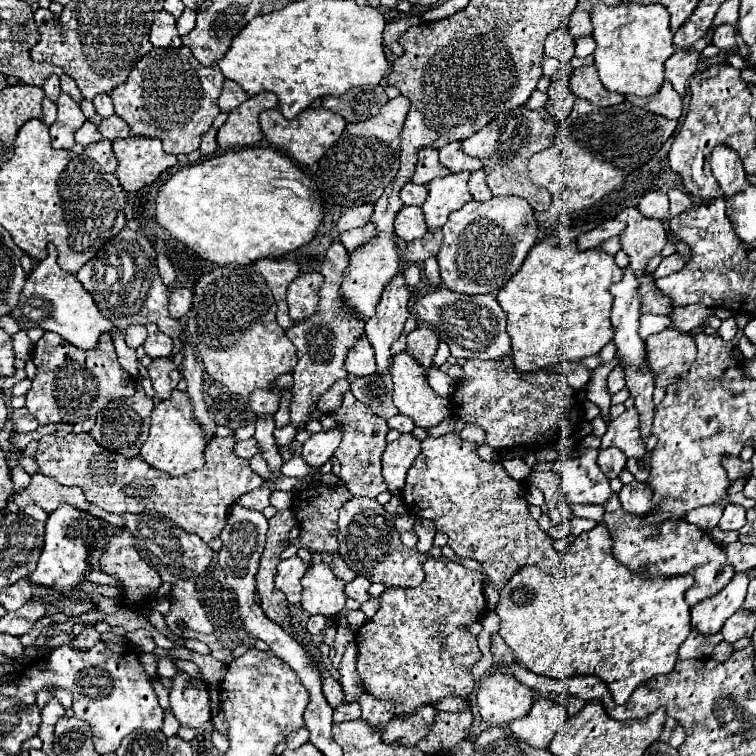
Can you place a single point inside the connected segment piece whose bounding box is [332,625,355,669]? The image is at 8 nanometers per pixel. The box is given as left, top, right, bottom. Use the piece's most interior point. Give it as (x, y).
(344, 636)

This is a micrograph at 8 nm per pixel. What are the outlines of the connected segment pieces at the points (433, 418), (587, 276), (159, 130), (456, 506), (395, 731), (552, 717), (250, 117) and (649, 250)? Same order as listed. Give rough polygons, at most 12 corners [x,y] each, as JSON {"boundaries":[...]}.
{"boundaries":[[[410,355],[392,359],[394,405],[416,427],[450,415],[426,369]],[[570,235],[498,291],[520,373],[612,341],[614,257]],[[152,49],[110,97],[132,135],[200,149],[224,75]],[[456,431],[426,437],[408,511],[498,591],[562,555],[524,485]],[[430,705],[392,717],[382,739],[416,745],[438,711]],[[540,697],[510,729],[528,745],[544,749],[568,715]],[[274,93],[248,97],[218,129],[218,145],[254,147],[262,141],[258,115],[276,109]],[[636,207],[626,221],[622,249],[638,277],[666,245],[666,229]]]}

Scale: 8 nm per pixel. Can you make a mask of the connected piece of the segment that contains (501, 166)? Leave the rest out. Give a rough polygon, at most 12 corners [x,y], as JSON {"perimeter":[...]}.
{"perimeter":[[518,107],[462,141],[494,195],[534,211],[550,193],[528,177],[532,155],[550,149],[558,123]]}

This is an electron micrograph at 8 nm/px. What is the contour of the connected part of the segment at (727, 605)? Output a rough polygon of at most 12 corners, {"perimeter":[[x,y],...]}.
{"perimeter":[[734,575],[720,595],[692,607],[692,627],[720,633],[742,607],[748,575]]}

